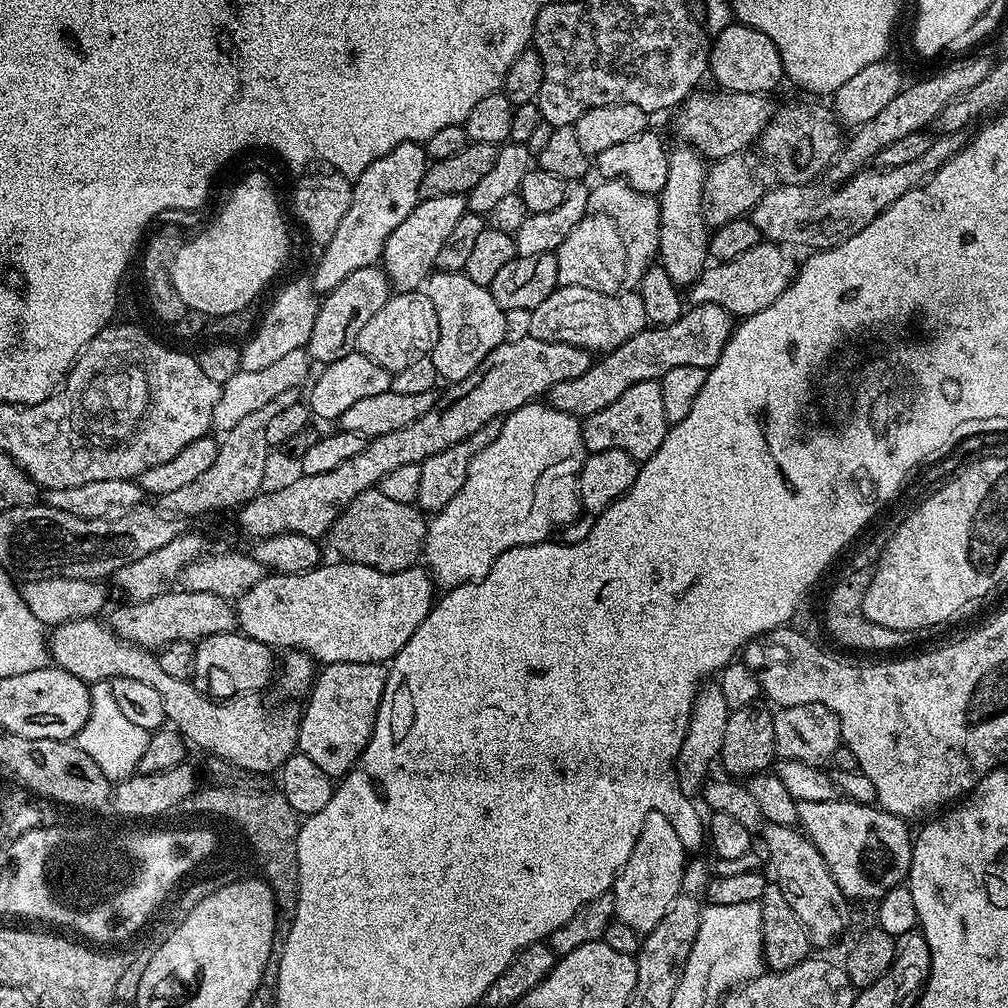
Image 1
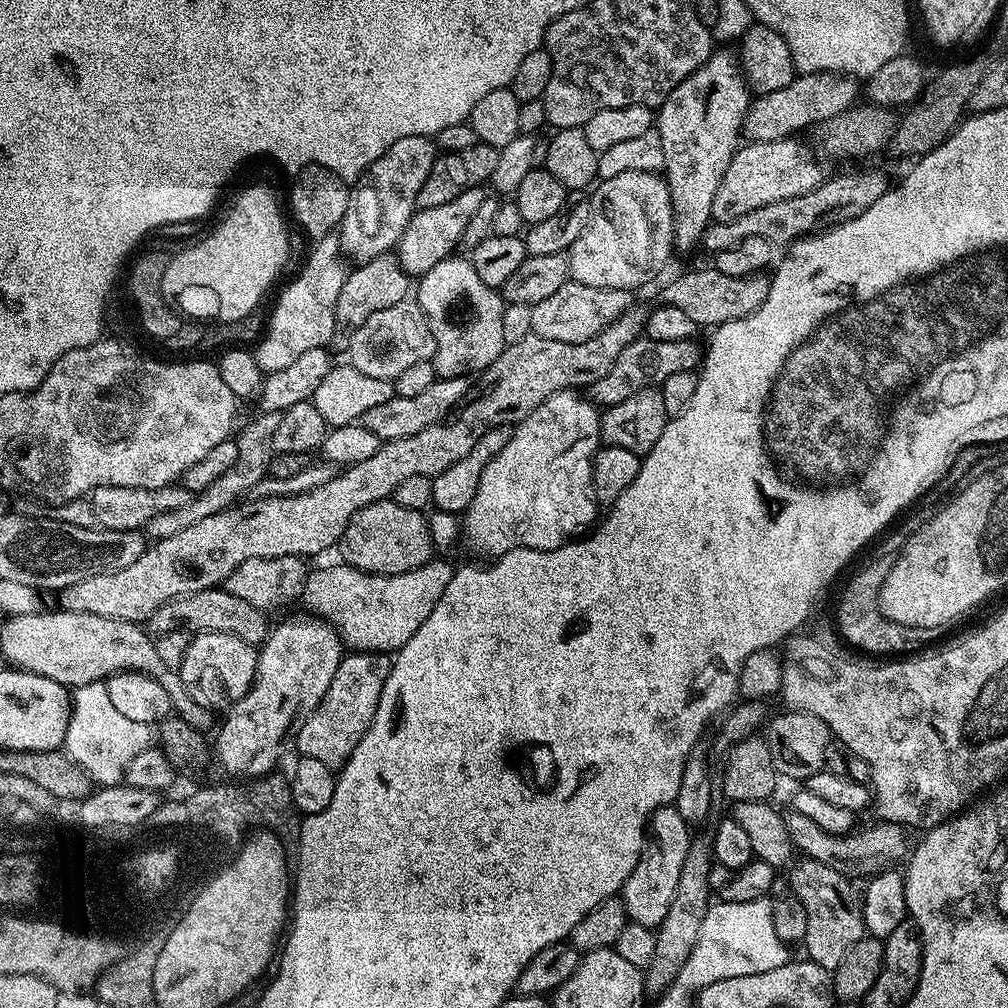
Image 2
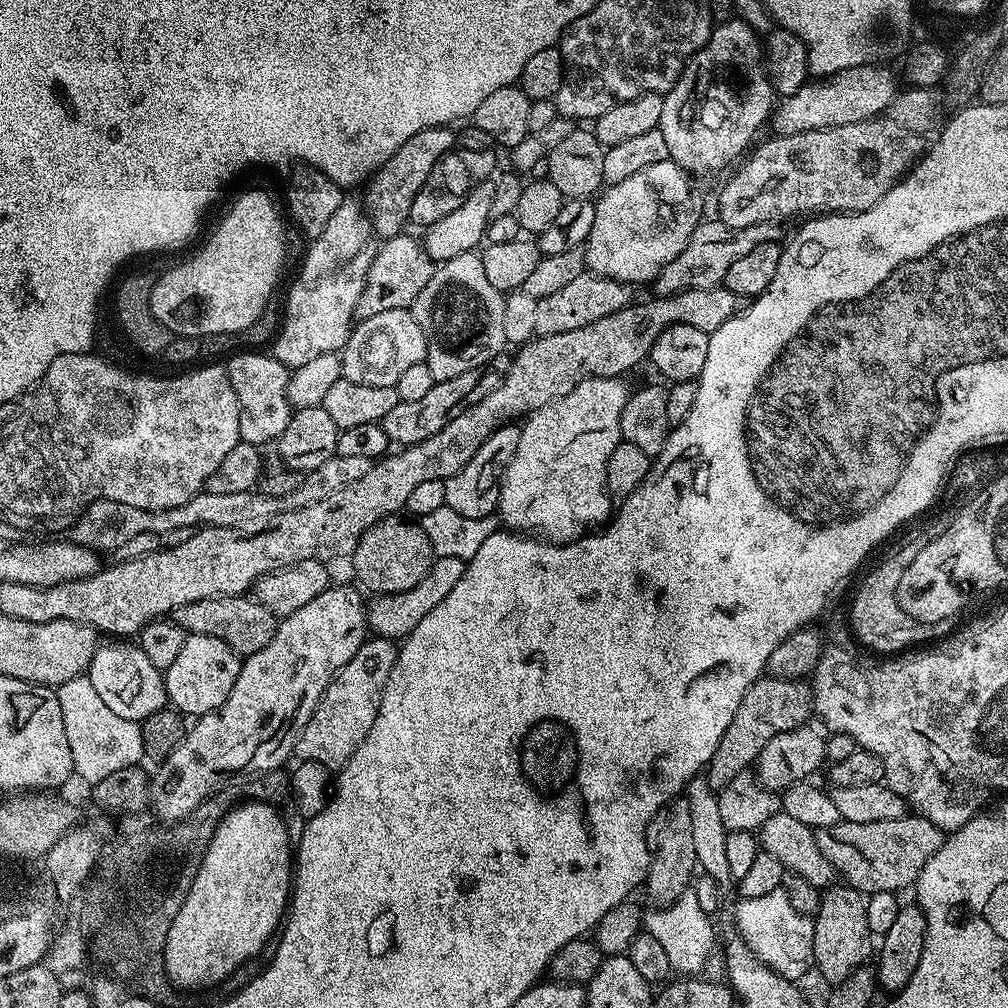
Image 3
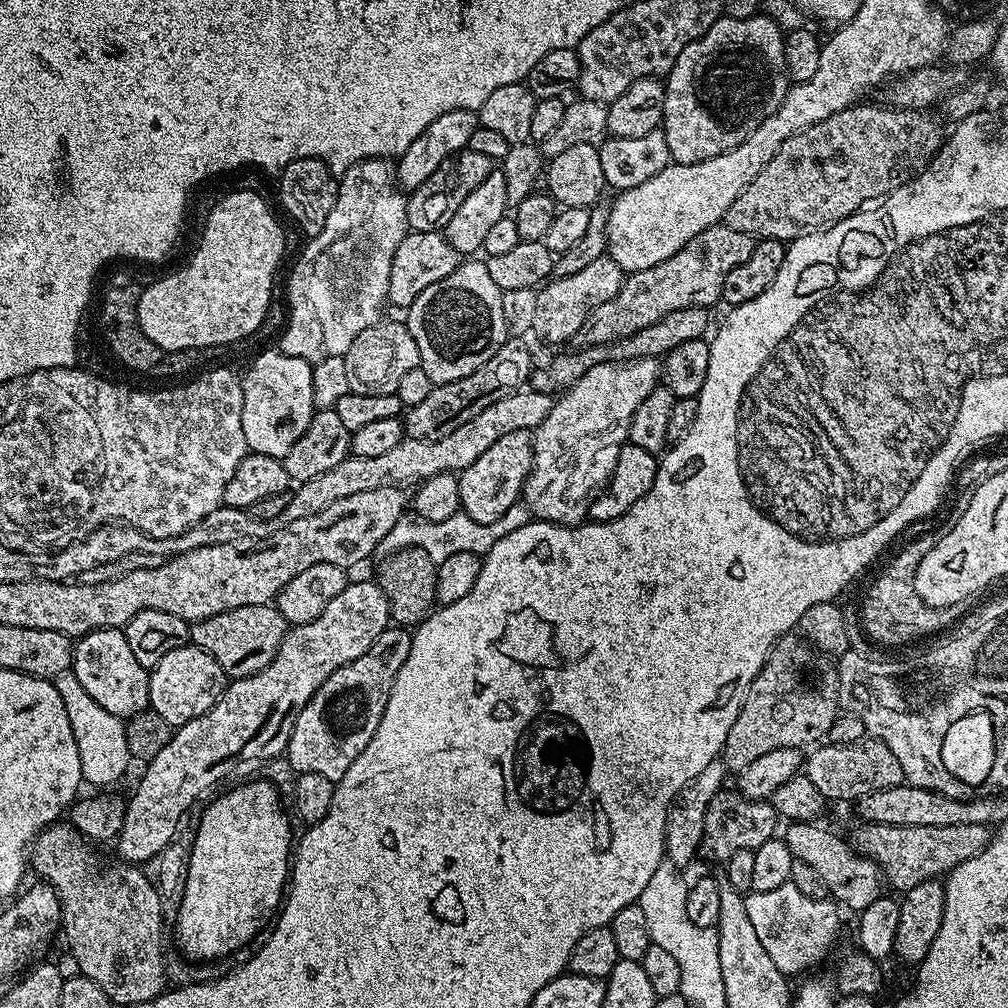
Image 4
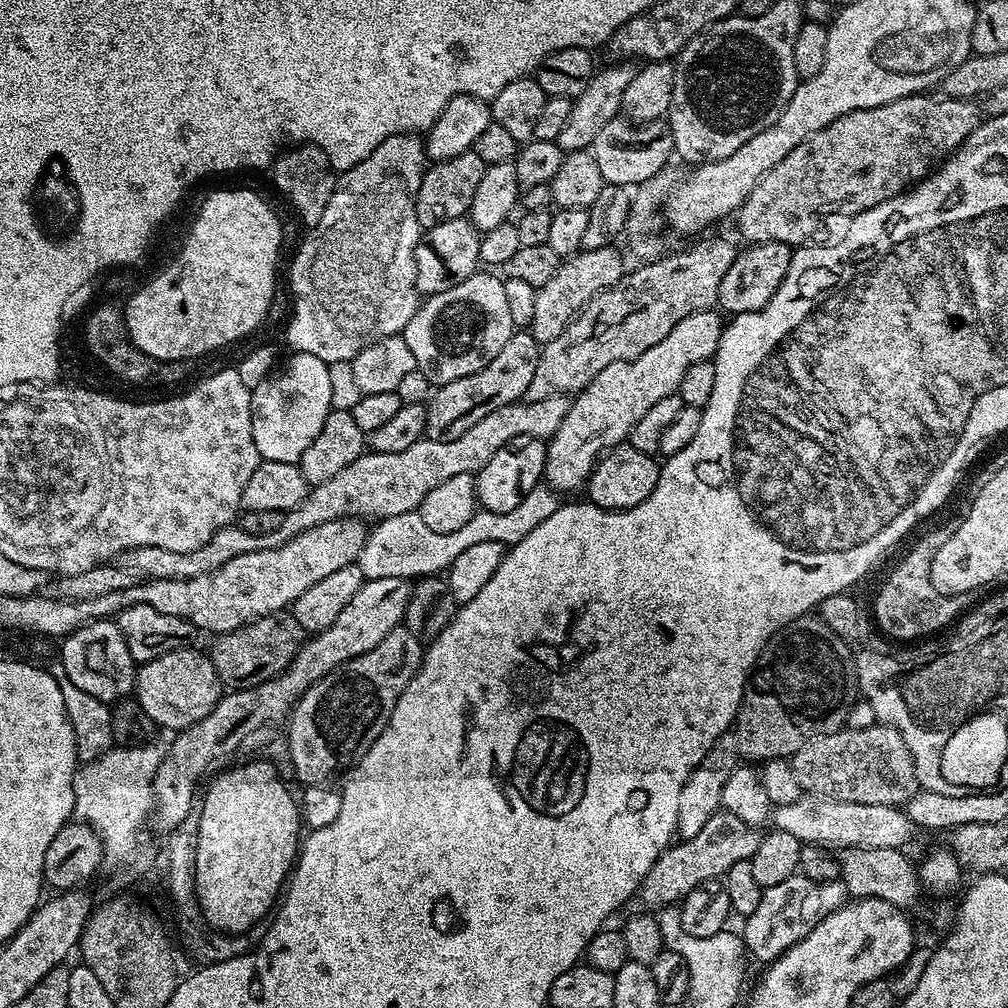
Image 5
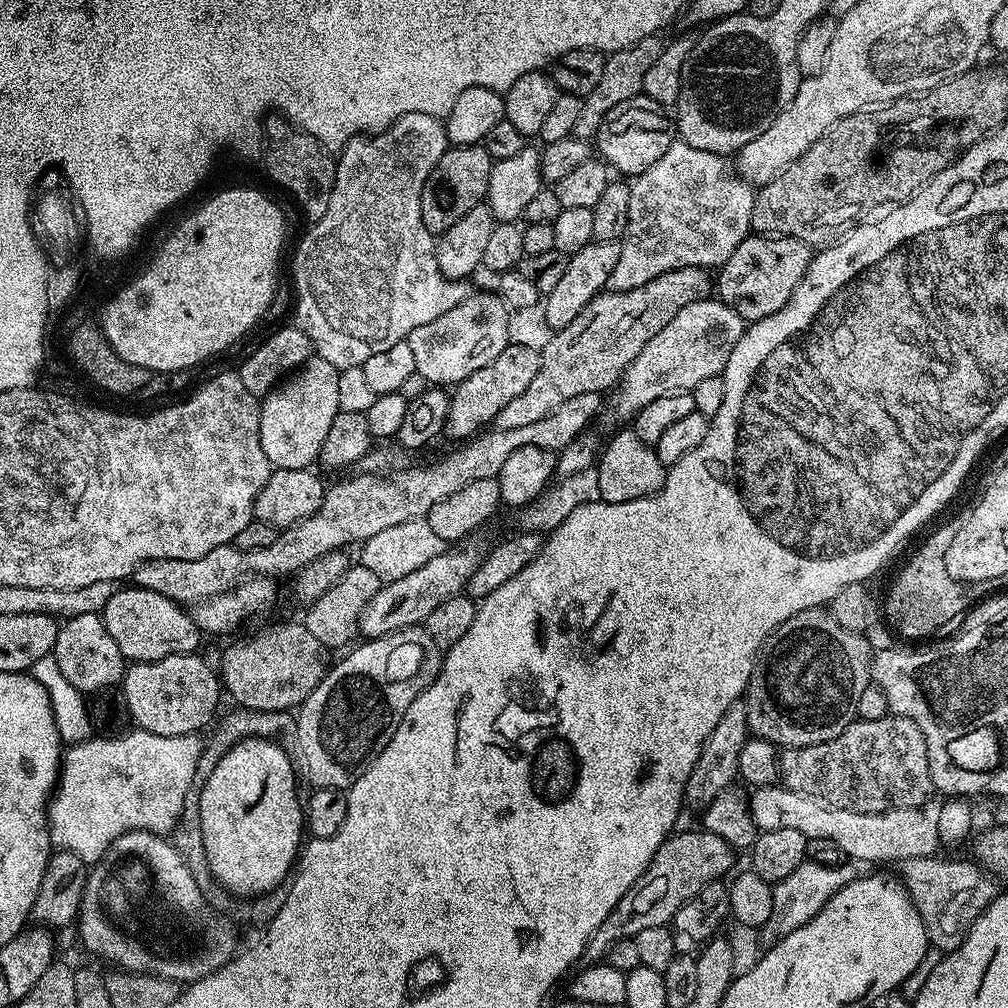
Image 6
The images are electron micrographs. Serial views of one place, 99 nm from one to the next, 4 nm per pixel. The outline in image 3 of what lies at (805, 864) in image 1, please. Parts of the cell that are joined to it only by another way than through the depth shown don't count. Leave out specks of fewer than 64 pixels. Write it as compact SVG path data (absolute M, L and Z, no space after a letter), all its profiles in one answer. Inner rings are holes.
M832 886L821 895L820 911L814 917L814 958L816 959L815 967L820 968L820 972L829 980L829 985L835 986L841 984L851 972L856 968L863 968L869 963L868 955L873 955L874 944L872 940L874 934L868 925L868 900L861 893L857 892L851 886L836 888Z

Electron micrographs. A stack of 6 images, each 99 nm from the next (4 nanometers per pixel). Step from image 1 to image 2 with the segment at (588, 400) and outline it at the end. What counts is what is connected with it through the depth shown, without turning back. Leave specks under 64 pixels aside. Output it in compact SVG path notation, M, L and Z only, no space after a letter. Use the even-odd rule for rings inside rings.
M647 338L630 342L630 346L622 350L622 354L618 356L618 362L610 366L610 371L590 386L591 397L600 406L626 402L626 398L634 398L638 390L655 388L664 384L666 378L670 378L670 374L693 371L702 360L701 349L696 349L694 345L695 343L689 340L658 342Z

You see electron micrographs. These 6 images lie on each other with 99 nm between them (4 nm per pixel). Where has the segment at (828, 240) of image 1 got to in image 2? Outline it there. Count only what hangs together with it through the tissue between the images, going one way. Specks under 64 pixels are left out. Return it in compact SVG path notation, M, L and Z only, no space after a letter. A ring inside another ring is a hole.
M848 172L834 180L822 182L819 187L806 194L798 194L794 198L786 198L782 202L770 202L770 206L758 206L758 210L750 210L750 214L742 214L742 218L730 222L709 223L702 239L702 248L709 254L725 252L738 242L751 236L766 238L773 246L787 246L801 236L811 236L823 229L831 228L844 220L852 220L861 216L890 187L890 180L874 172Z

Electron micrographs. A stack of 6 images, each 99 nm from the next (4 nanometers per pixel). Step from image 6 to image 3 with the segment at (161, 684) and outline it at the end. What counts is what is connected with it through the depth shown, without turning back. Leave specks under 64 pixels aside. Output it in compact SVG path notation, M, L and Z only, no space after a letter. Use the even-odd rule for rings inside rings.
M189 634L178 658L174 658L174 663L163 669L168 704L188 718L199 718L213 712L222 706L222 702L226 702L230 690L234 690L241 663L241 657L224 640L206 634Z

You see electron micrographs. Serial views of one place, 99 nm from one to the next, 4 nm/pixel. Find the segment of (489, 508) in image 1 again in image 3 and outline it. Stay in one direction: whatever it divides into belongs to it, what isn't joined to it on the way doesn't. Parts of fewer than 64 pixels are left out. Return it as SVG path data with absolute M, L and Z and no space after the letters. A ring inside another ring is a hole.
M592 376L523 421L518 450L500 479L498 516L505 529L568 544L585 535L591 524L603 525L613 515L614 501L608 494L606 470L614 446L622 439L622 410L630 395L624 382L615 376Z

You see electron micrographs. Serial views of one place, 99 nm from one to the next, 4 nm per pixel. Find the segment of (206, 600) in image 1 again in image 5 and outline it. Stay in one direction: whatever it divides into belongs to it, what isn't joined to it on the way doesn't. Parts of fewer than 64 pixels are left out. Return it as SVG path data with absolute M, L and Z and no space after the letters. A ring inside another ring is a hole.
M291 611L273 612L270 616L258 616L238 630L219 633L210 649L212 665L221 685L228 690L257 688L267 680L273 680L296 657L306 633Z

